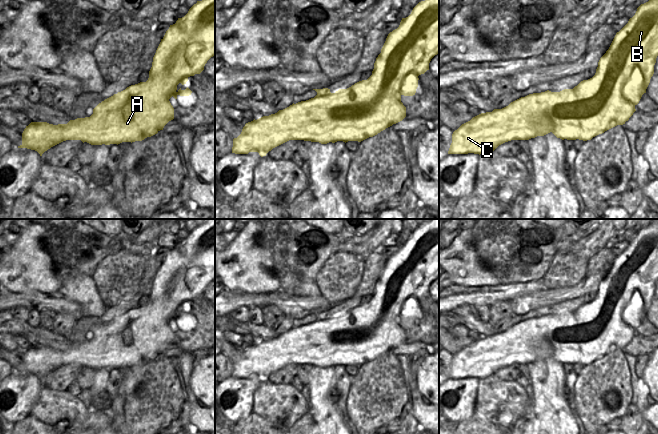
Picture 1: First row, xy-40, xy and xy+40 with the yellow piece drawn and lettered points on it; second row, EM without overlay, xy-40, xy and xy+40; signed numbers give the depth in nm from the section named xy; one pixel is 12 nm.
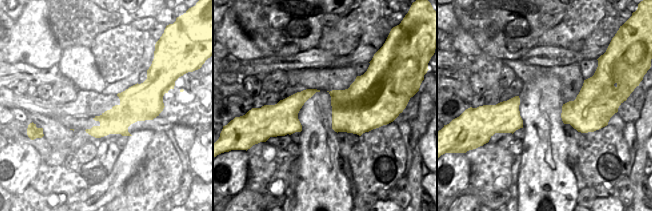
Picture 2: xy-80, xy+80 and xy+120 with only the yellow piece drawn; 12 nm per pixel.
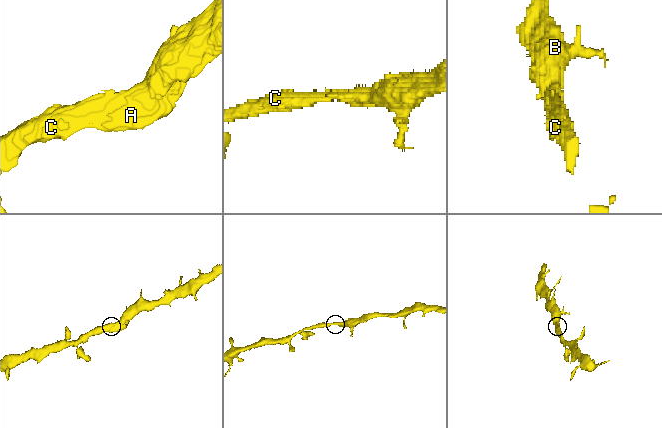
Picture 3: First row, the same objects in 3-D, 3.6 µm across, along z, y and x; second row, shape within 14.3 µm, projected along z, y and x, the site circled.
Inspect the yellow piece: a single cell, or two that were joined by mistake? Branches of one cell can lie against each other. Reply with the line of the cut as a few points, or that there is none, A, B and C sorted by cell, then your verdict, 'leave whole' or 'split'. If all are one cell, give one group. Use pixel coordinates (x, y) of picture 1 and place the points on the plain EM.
no cut; A B C; leave whole

